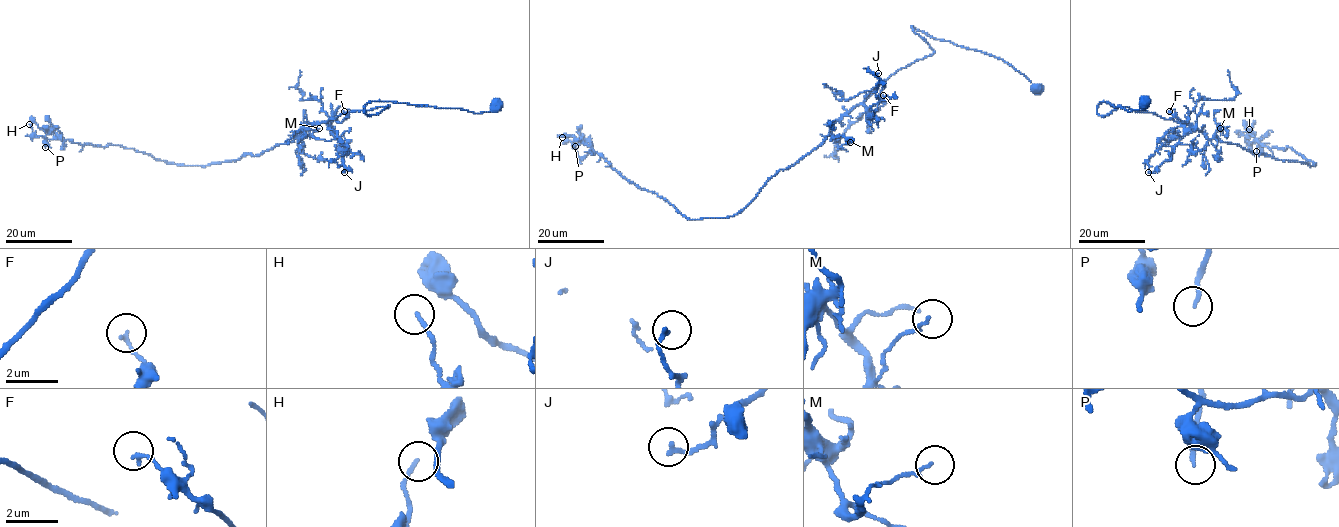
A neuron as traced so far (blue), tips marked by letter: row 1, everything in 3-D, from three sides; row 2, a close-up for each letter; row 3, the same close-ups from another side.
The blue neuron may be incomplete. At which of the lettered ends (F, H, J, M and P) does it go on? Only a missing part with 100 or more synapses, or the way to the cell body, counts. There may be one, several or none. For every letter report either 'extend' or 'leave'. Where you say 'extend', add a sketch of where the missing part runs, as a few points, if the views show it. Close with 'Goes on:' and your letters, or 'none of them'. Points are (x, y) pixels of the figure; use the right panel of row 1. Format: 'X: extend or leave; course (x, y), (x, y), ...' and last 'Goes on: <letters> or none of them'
F: leave
H: leave
J: leave
M: leave
P: leave
Goes on: none of them

